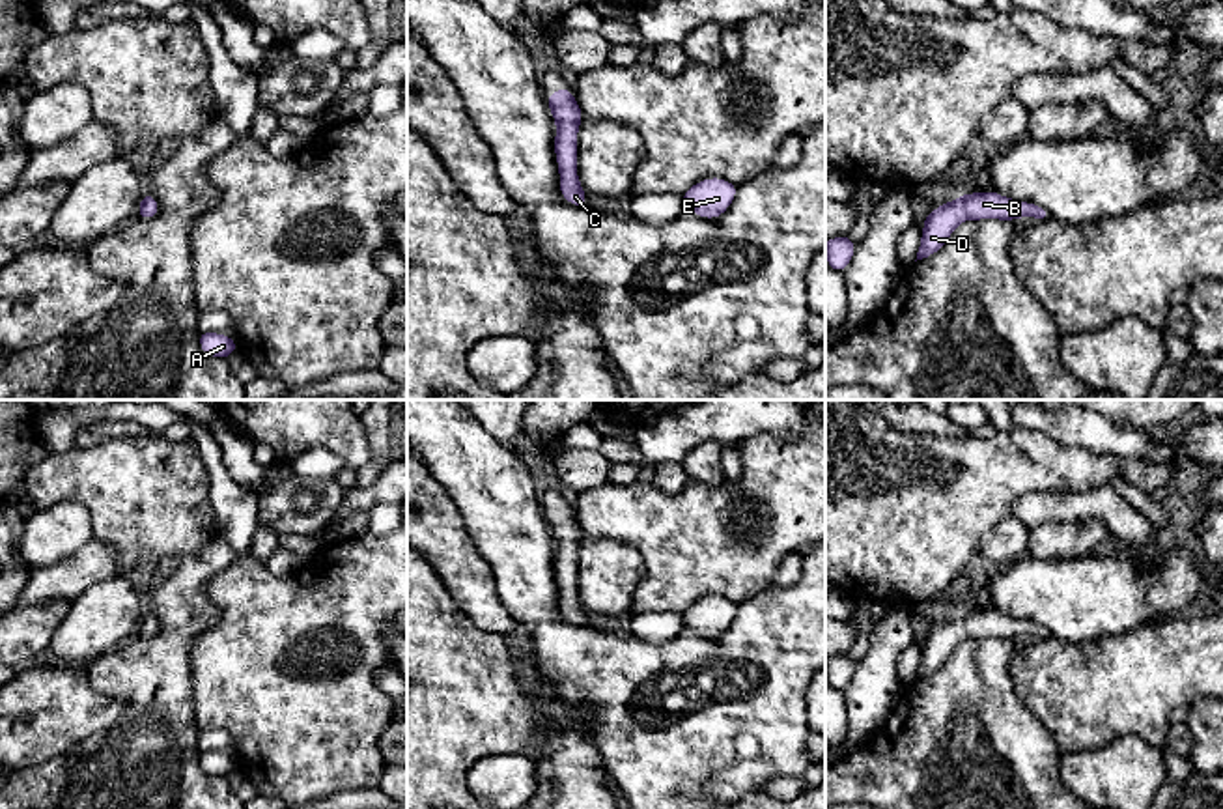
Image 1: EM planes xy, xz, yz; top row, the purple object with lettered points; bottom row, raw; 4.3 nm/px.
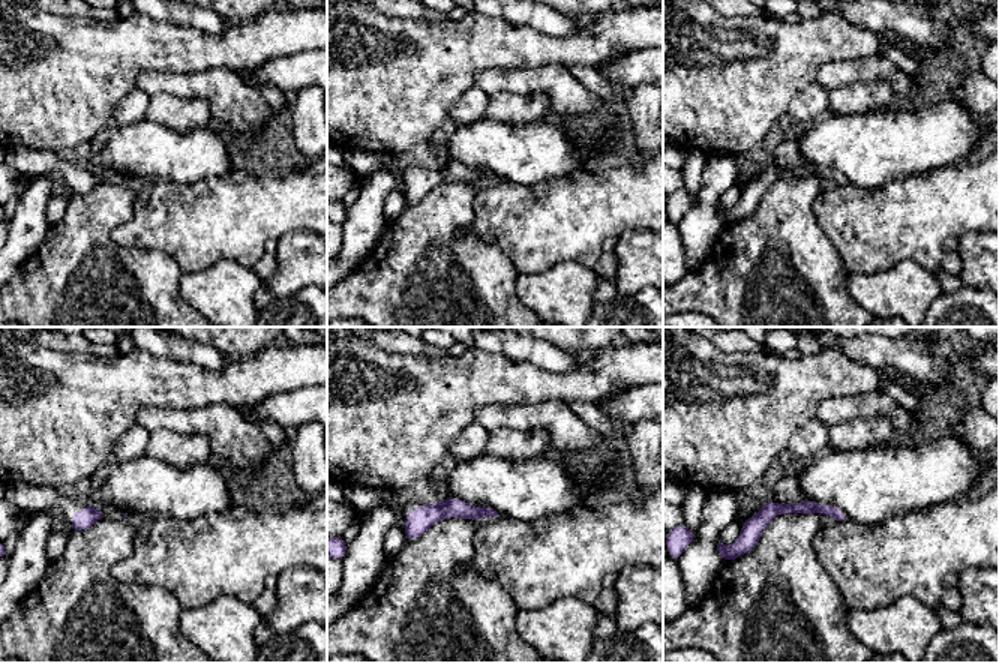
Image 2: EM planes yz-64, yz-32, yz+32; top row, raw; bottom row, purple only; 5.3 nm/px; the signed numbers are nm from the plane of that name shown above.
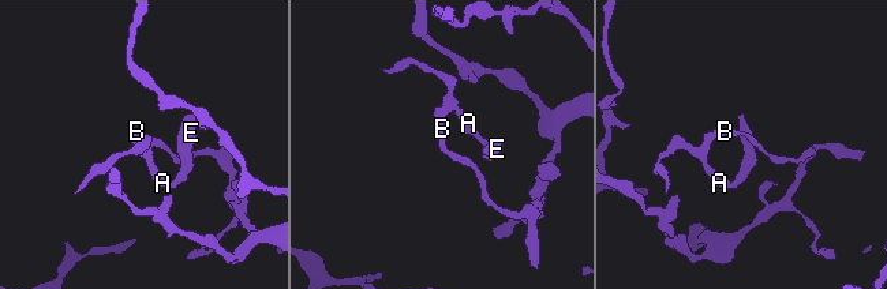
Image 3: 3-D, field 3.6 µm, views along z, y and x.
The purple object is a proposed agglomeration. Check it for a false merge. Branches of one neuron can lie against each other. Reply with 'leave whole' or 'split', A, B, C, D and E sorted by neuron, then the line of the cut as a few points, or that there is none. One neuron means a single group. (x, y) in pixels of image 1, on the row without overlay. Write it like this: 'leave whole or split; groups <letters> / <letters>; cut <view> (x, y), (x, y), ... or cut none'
leave whole; groups A B C D E; cut none

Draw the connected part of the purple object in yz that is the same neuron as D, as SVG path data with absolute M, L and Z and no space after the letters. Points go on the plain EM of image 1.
M995 609L969 611L952 620L939 622L939 626L928 630L924 637L917 678L941 669L952 650L967 637L1018 639L1019 635L1034 635L1036 639L1051 637L1047 628L1031 620L1001 615Z

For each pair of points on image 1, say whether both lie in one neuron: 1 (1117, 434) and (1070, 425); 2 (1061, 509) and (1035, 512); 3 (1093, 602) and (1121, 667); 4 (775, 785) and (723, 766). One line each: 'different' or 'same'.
1: same
2: same
3: different
4: different

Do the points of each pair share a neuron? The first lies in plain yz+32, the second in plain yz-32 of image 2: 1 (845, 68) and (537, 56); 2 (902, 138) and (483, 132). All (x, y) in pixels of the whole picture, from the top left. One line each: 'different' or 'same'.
1: different
2: same

